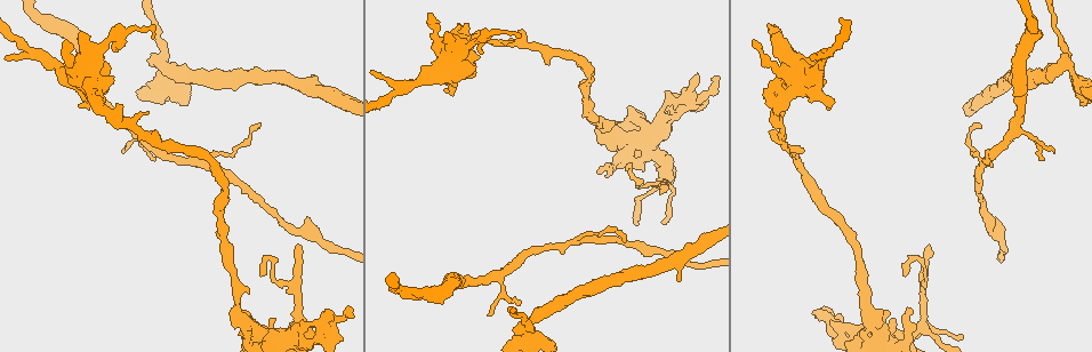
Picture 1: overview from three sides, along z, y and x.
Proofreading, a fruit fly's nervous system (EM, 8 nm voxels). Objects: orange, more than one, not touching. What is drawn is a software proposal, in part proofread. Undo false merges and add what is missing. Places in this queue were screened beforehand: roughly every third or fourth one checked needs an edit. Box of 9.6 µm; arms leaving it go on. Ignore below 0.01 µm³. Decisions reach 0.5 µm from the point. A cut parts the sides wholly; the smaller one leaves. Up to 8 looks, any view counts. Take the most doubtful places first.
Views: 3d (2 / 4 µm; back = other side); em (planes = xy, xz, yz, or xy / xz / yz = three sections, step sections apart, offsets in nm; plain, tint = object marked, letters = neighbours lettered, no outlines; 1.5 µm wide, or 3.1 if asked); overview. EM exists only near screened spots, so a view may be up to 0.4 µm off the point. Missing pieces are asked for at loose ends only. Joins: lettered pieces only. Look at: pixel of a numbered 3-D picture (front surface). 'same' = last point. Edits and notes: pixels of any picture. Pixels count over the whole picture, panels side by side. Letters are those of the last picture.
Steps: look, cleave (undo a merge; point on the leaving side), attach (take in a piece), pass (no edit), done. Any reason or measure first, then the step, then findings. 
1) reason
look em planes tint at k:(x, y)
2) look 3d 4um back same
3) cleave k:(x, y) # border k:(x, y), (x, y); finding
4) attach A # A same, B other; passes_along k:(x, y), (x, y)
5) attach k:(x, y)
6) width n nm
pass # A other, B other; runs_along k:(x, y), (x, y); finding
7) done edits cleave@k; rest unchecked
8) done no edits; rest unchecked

calibre changes
look 3d 4um at 1:(921, 326)

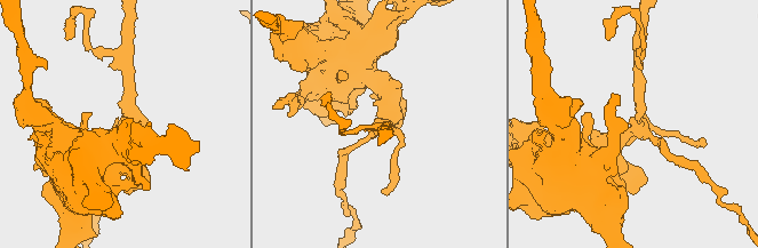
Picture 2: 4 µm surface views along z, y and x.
look em planes letters at 2:(634, 128)

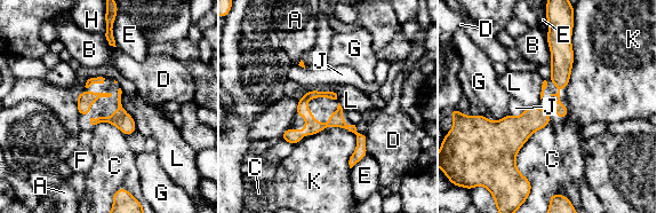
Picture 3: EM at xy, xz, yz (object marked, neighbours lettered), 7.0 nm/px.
pass # A other, B other, C other, D other, E other, F other, G other, H other, J other, K other, L other; runs_along 3:(285, 136), (341, 123), (361, 142); continuous, no second neuron

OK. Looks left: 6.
sudden change in width
look em planes letters at 1:(113, 37)

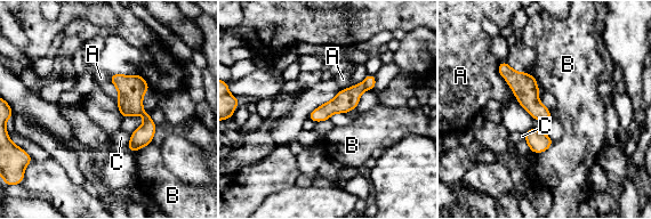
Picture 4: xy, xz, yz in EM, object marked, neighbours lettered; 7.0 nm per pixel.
cleave 4:(370, 80) # A other, B other, C other; border 4:(363, 82), (366, 88); a second neuron is stuck on

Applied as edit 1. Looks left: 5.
thin end
look em planes letters at 1:(1054, 153)

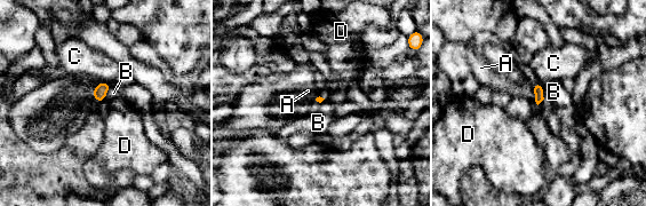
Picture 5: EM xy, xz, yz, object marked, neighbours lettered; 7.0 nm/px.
pass # A other, B other, C other, D other; border 5:(111, 84), (102, 103); none of them fits

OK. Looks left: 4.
done edits cleave@4; rest unchecked

